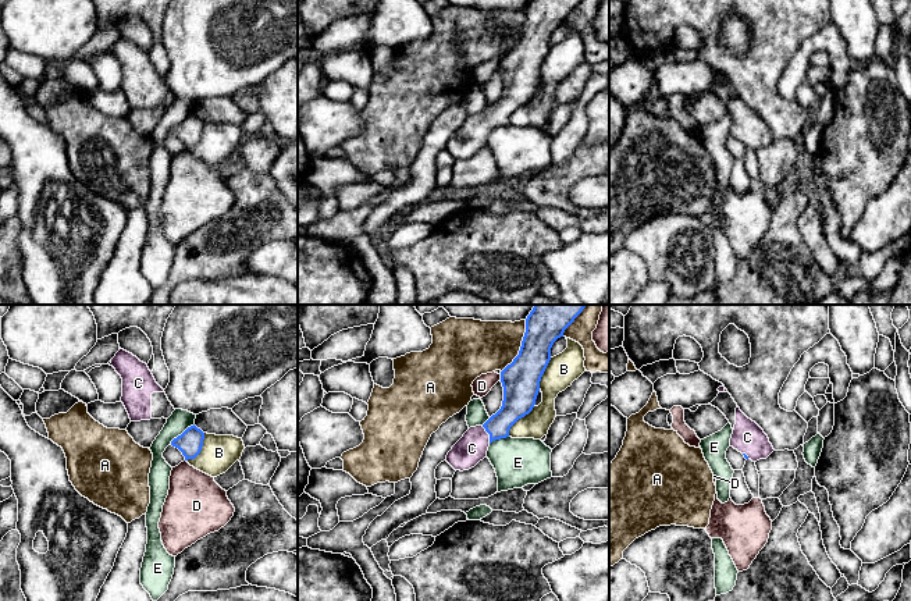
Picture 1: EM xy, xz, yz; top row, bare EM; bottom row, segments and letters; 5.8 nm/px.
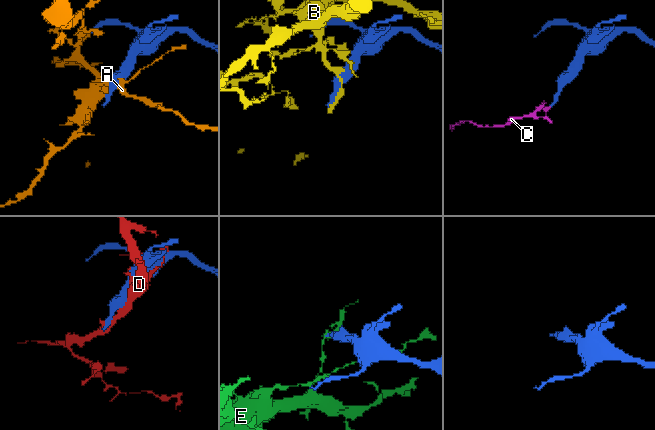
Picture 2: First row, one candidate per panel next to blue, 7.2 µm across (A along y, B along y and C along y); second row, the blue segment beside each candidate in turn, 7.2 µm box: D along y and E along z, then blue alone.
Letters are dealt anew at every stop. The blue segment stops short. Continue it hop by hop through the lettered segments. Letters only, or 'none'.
C

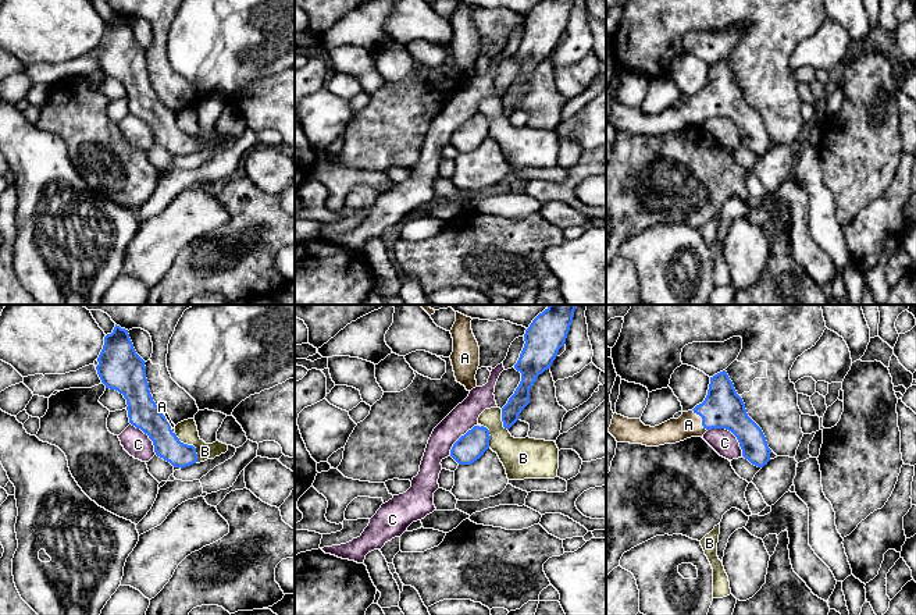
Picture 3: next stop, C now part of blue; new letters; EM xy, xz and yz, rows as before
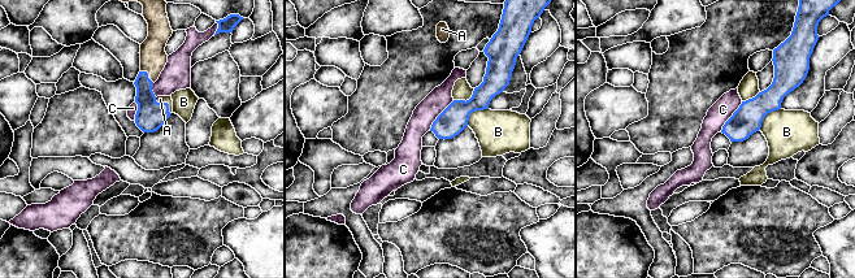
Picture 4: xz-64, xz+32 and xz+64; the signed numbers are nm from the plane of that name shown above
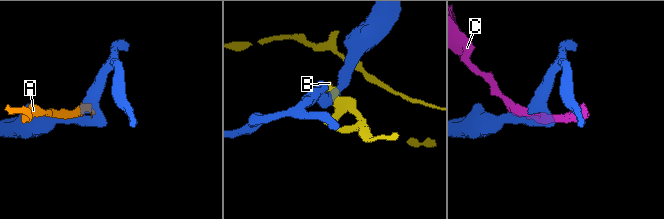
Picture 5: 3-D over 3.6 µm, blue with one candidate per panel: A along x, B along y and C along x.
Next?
A

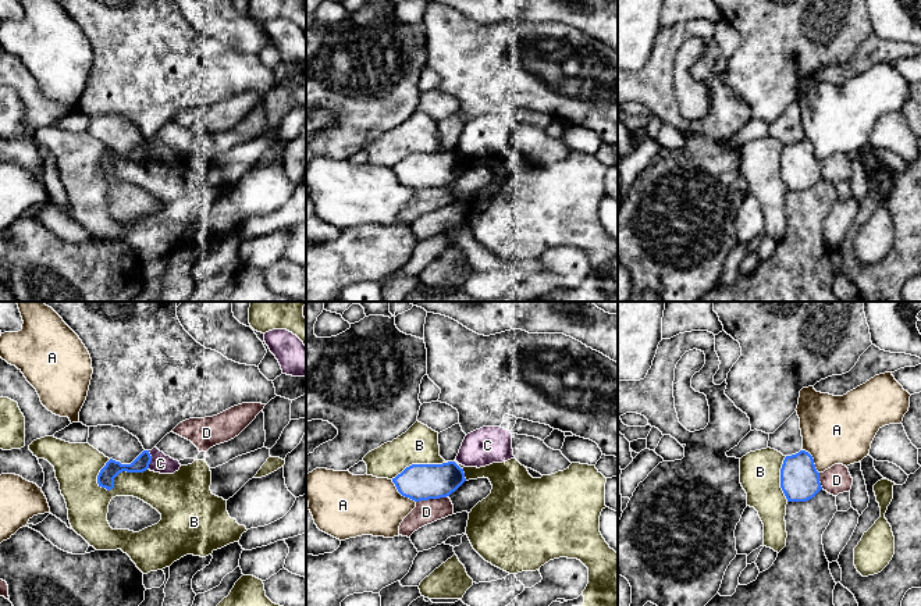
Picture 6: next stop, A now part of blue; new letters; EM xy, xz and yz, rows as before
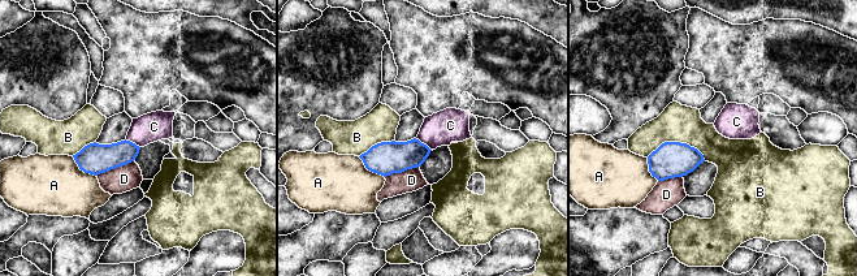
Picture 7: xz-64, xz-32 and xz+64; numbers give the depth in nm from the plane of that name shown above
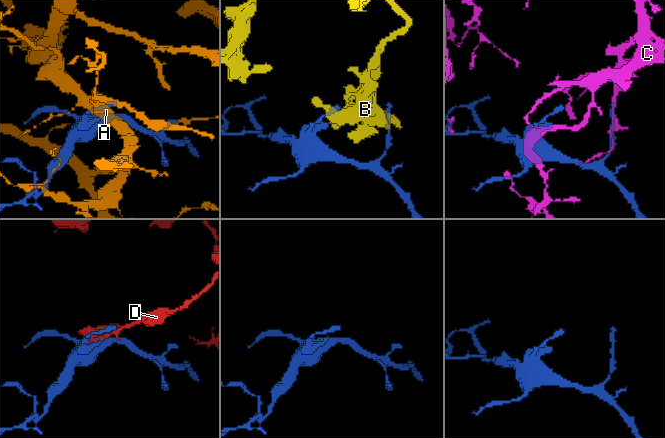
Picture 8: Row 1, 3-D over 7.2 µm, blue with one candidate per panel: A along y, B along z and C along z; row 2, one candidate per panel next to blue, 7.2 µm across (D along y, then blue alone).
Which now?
none

